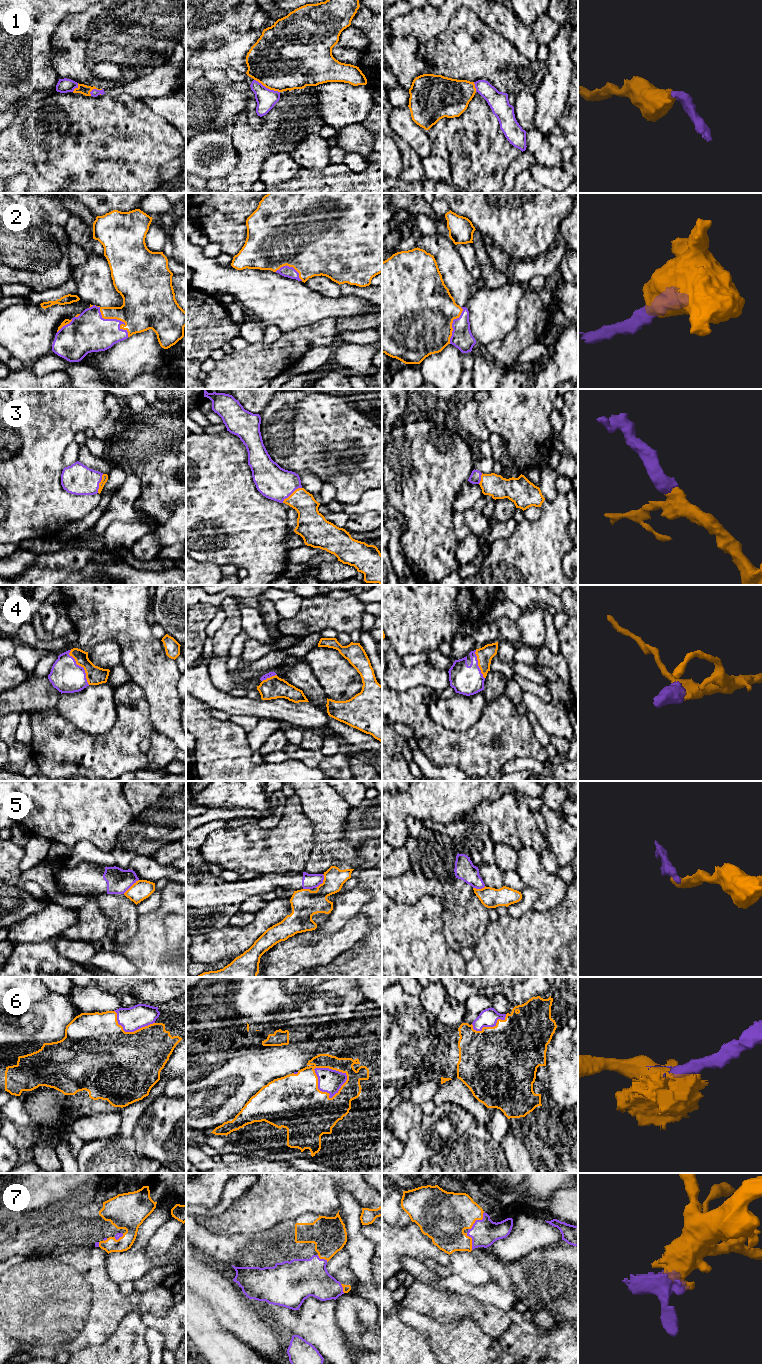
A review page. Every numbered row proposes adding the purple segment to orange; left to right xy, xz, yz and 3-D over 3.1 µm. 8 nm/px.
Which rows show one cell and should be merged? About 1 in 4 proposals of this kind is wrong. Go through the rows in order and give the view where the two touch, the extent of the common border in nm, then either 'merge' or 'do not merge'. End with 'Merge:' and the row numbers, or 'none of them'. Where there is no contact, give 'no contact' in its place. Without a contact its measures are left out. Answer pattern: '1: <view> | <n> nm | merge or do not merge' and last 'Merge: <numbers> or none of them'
1: xz | 240 nm | do not merge
2: xy | 400 nm | merge
3: xz | 200 nm | merge
4: xy | 320 nm | merge
5: xy | 170 nm | do not merge
6: xz | 300 nm | merge
7: yz | 190 nm | merge
Merge: 2, 3, 4, 6, 7

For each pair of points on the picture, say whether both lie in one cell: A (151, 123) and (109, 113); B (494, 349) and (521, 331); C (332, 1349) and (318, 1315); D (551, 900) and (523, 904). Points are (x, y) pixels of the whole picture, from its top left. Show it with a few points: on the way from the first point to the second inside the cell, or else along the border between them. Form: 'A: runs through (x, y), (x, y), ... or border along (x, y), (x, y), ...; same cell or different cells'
A: runs through (141, 123), (119, 123); same cell
B: runs through (501, 349), (514, 338); same cell
C: runs through (330, 1341), (318, 1326), (318, 1323); same cell
D: border along (526, 885), (532, 886), (538, 893), (533, 908); different cells

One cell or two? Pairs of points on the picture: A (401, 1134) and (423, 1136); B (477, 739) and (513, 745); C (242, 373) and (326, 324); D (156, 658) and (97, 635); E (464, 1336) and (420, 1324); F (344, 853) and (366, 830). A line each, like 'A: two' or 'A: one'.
A: two
B: one
C: one
D: one
E: one
F: two

